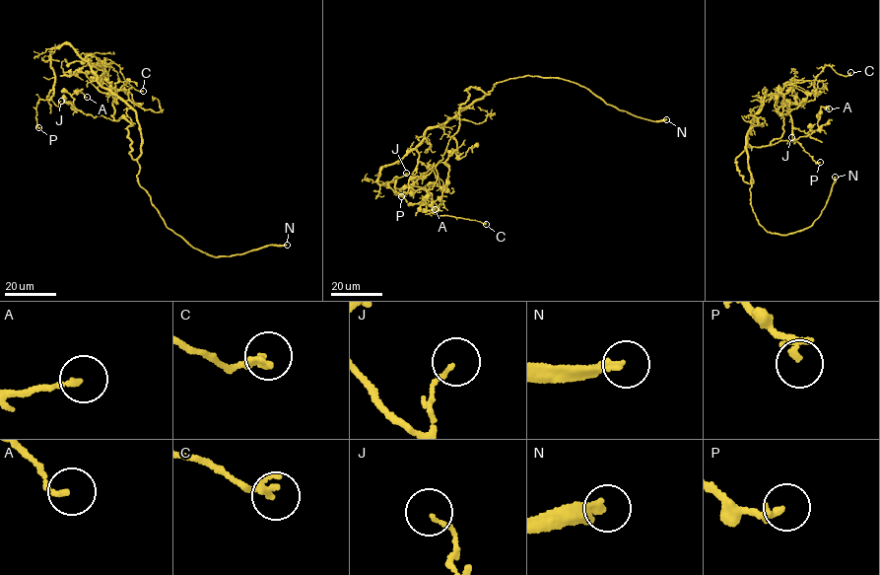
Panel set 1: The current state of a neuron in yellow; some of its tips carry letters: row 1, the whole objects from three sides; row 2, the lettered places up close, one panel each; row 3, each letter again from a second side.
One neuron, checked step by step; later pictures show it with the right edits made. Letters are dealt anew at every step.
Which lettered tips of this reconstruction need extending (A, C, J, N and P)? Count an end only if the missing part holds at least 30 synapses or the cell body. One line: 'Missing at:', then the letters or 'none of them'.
Missing at: N

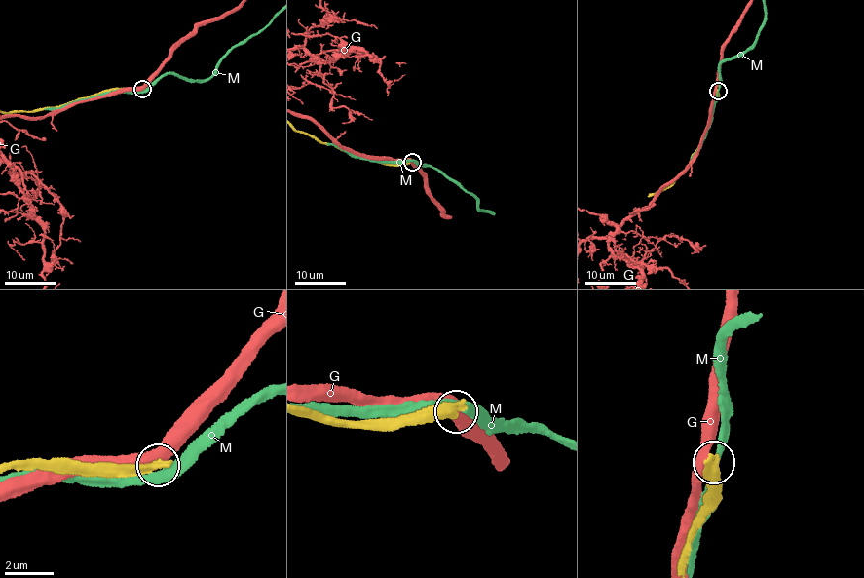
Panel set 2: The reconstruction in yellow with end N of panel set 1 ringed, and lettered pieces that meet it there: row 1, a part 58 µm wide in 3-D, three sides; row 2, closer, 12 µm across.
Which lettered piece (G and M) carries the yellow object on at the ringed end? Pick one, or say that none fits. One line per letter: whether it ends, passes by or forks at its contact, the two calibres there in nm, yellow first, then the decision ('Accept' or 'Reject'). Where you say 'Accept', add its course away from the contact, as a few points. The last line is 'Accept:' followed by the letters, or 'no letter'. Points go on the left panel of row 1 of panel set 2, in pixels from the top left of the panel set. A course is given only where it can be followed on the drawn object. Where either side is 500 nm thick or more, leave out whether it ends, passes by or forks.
G: Thickness 420 nm (yellow) against 500 nm. Reject
M: It passes by. Thickness 440 nm (yellow) against 320 nm. Reject
Accept: no letter

